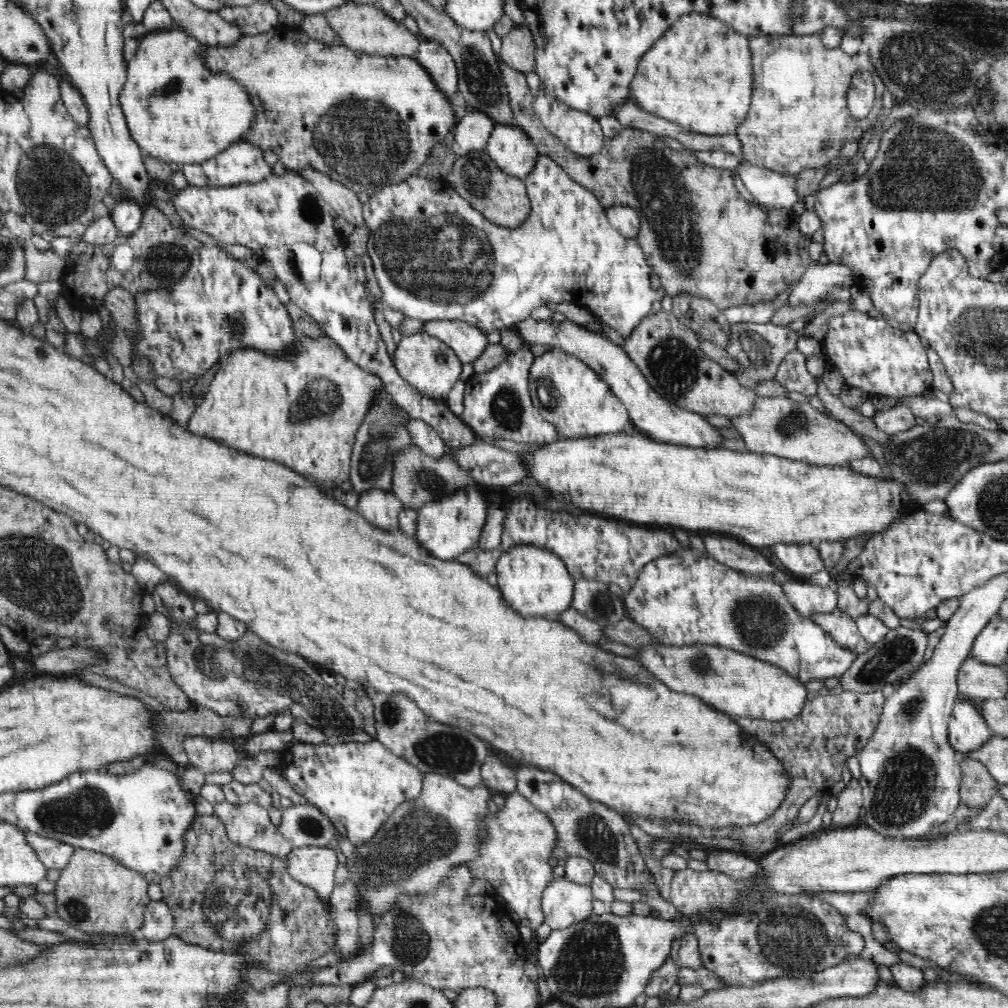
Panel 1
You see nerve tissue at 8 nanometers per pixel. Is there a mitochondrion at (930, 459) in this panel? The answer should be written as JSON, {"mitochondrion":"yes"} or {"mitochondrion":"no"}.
{"mitochondrion":"yes"}

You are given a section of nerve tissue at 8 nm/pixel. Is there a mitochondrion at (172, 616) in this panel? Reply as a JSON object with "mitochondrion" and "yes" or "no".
{"mitochondrion":"no"}

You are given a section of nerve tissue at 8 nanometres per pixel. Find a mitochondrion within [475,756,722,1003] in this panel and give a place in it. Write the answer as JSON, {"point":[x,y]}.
{"point":[590,962]}

